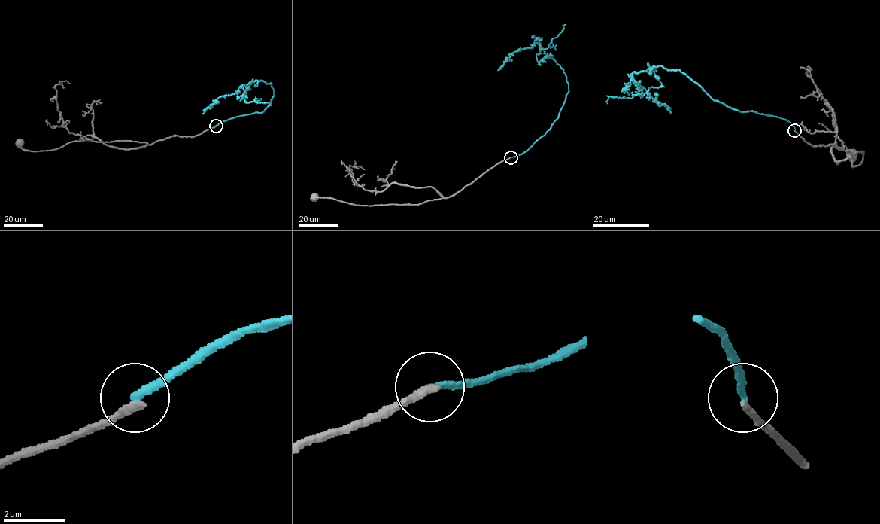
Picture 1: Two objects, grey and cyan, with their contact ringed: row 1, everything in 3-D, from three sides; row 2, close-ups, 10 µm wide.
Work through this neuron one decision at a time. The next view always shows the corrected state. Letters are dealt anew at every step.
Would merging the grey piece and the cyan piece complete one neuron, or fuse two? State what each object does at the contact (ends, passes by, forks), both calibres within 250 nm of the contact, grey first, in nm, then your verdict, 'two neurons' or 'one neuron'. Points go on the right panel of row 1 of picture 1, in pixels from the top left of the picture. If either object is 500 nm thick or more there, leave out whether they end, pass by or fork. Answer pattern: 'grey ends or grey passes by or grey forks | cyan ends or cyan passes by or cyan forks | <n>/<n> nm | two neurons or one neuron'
grey ends | cyan ends | 240/240 nm | two neurons

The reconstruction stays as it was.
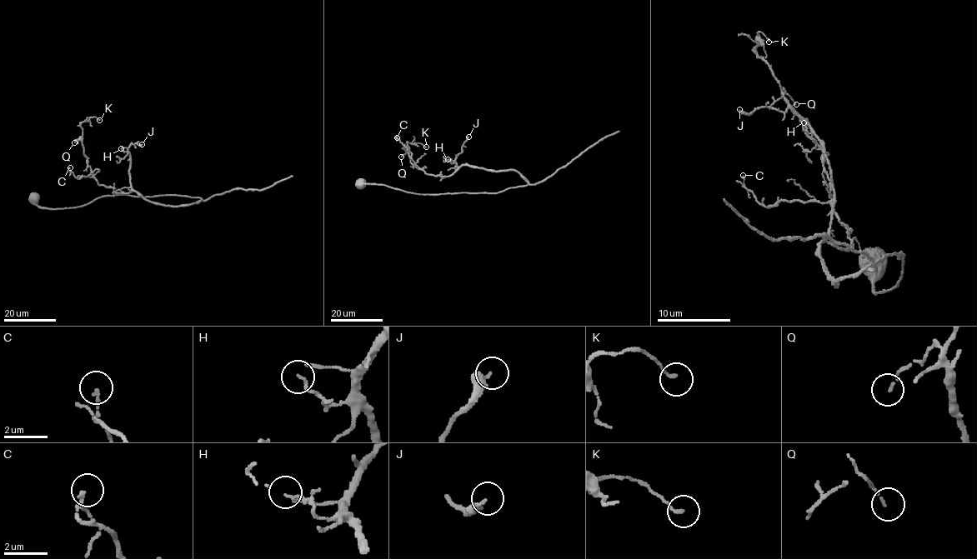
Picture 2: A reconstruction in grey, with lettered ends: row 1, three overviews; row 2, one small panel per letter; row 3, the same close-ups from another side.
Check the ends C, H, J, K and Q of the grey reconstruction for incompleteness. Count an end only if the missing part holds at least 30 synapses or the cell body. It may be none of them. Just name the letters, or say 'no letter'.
no letter

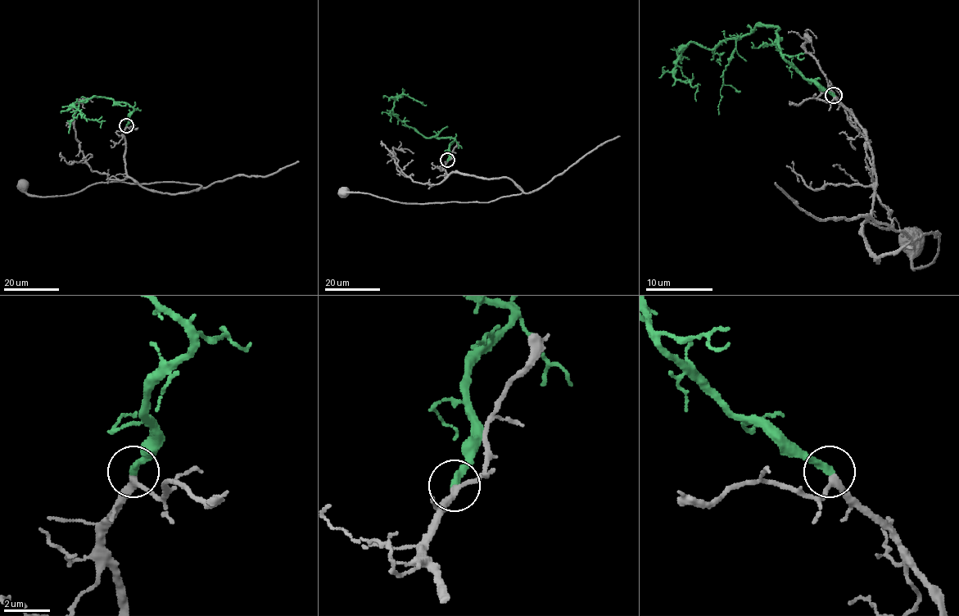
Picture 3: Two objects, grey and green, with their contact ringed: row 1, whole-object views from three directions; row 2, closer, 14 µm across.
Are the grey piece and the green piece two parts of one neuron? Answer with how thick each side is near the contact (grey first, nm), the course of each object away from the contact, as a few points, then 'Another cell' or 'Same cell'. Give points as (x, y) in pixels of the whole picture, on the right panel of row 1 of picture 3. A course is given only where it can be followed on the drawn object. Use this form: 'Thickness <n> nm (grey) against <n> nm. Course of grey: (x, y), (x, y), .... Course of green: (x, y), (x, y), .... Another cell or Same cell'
Thickness 240 nm (grey) against 320 nm. Course of grey: (833, 96), (866, 136), (875, 173), (865, 245), (876, 261), (937, 231), (934, 261), (911, 266), (915, 242). Course of green: (833, 96), (784, 59), (775, 27), (757, 25), (679, 50), (673, 75), (695, 101). Same cell

